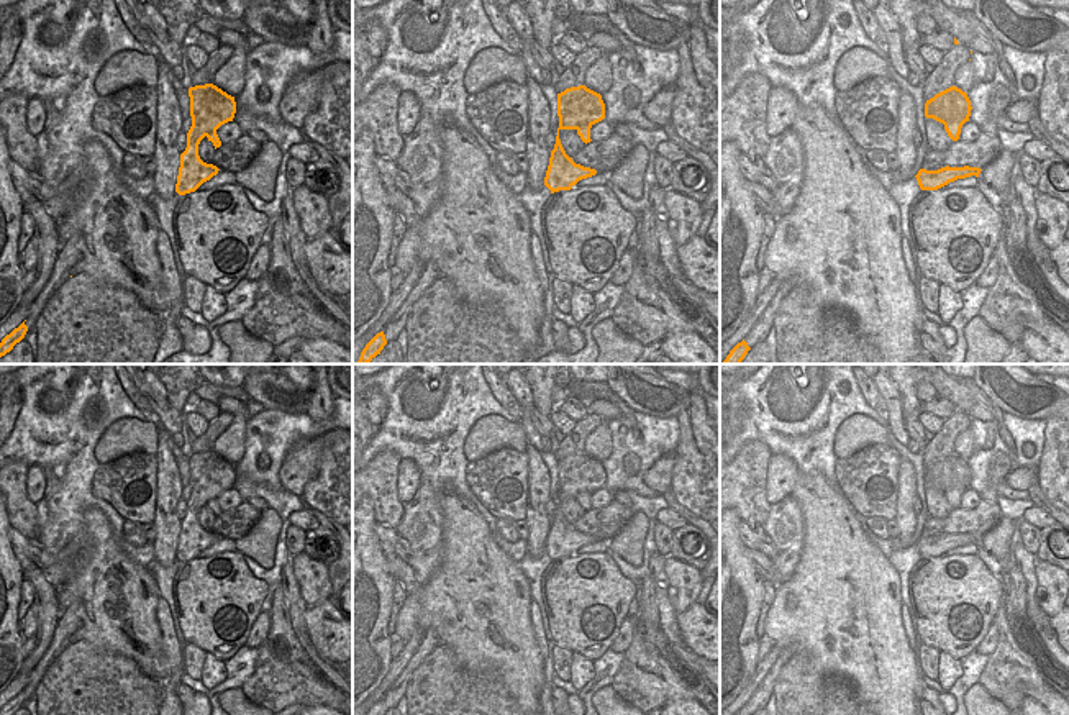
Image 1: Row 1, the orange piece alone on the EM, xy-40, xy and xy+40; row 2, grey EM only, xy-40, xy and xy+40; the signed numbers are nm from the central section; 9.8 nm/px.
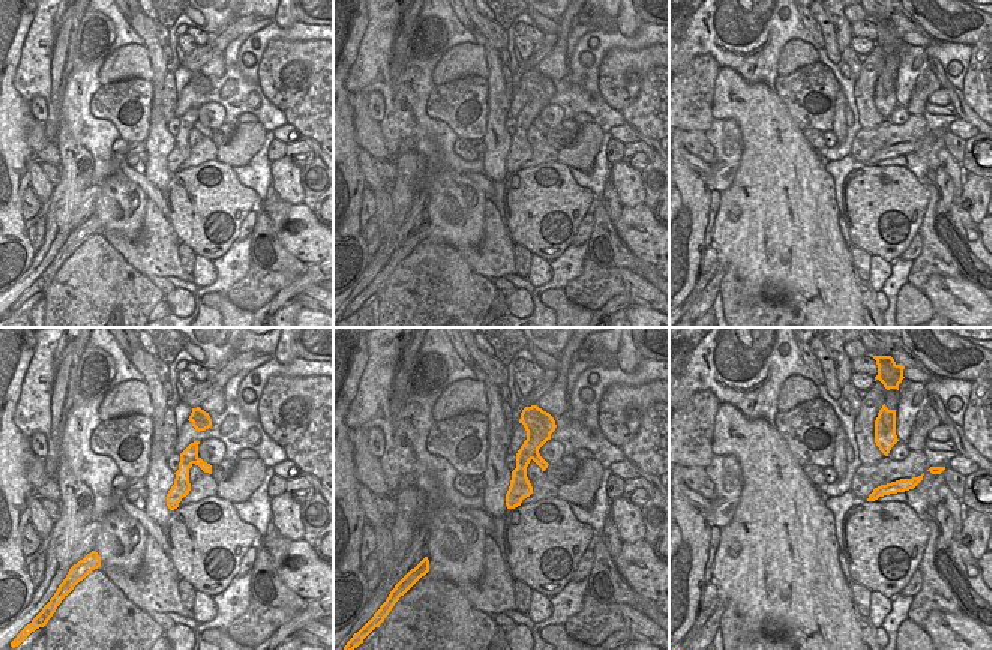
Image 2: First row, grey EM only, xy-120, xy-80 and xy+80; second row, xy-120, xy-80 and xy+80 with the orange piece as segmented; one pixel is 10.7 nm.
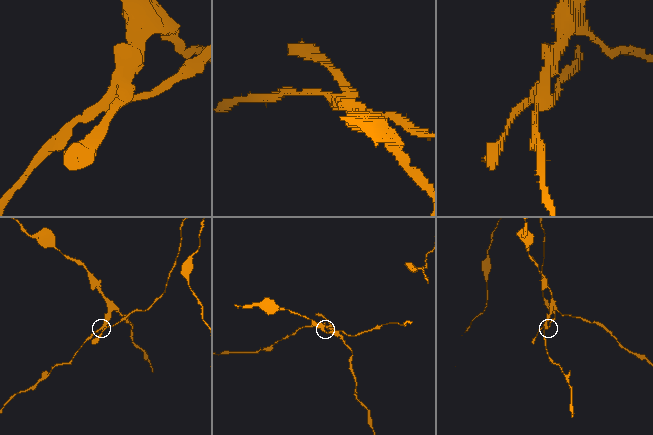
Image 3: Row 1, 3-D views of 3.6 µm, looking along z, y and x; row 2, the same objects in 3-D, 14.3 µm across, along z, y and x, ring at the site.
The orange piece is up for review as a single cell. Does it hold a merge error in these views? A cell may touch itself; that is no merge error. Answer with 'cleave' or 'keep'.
cleave

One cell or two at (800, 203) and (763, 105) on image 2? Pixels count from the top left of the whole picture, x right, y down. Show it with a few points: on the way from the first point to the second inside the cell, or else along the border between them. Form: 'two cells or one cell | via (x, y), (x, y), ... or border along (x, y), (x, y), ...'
one cell | via (782, 179), (769, 129)

